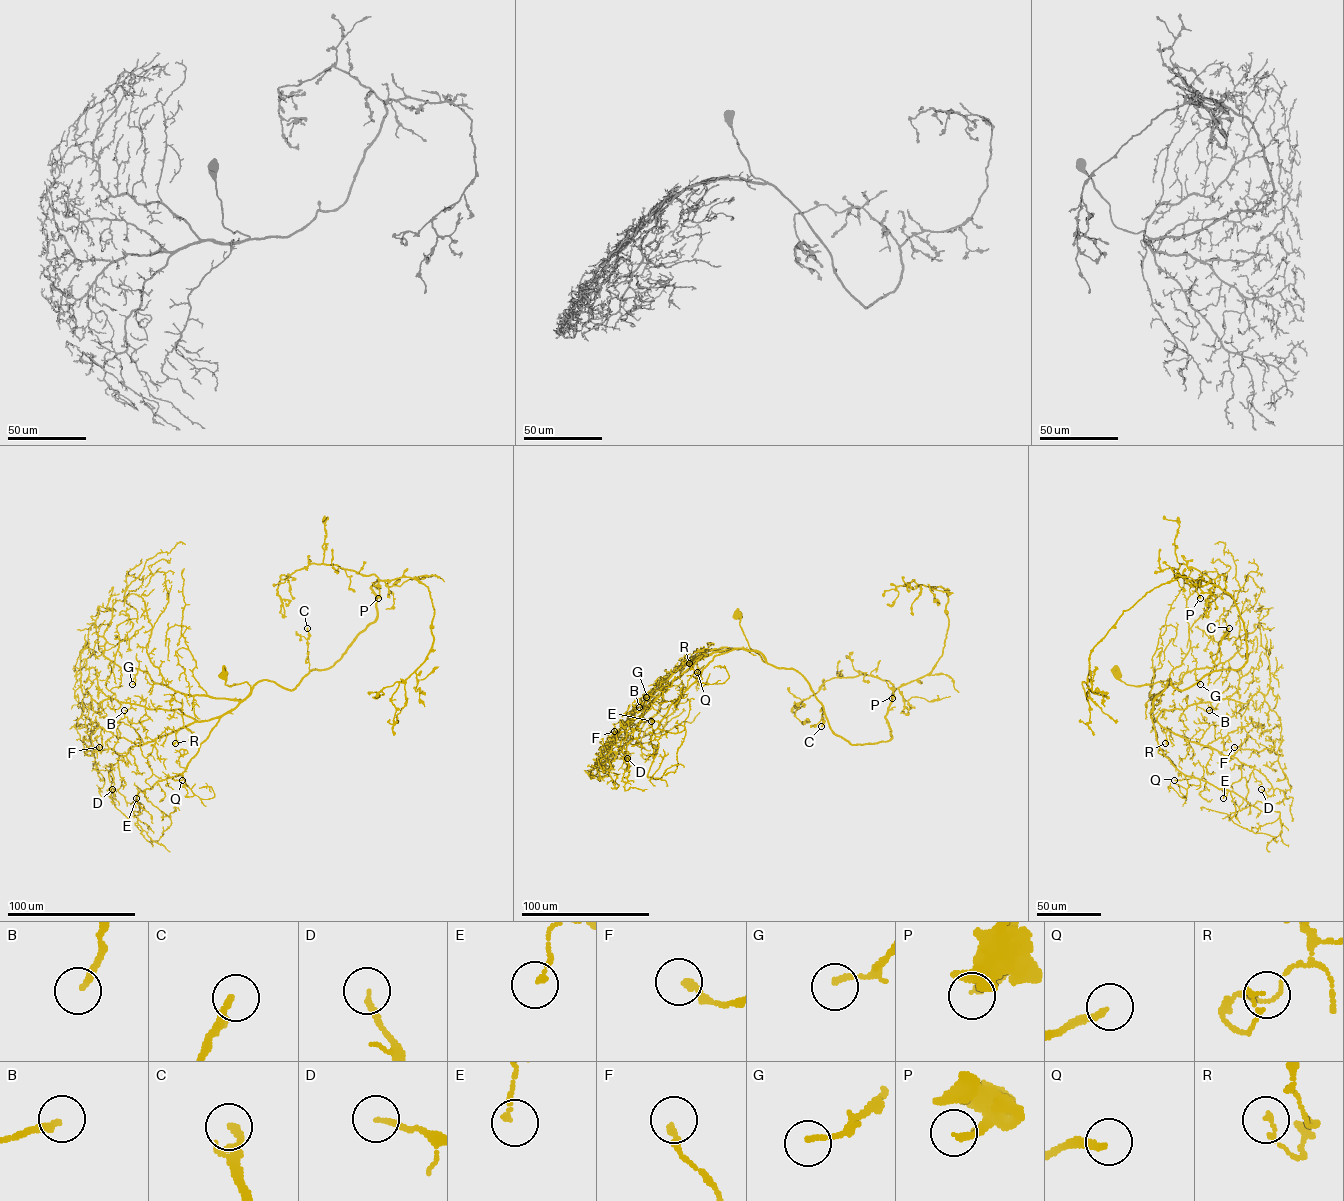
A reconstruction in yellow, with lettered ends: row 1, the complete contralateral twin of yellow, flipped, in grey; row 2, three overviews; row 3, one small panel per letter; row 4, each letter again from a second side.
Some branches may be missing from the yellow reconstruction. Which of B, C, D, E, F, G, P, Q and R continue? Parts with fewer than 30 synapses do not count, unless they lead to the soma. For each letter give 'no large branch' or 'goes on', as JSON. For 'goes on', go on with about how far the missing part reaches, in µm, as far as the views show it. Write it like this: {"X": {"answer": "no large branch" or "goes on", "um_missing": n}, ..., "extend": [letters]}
{"B": {"answer": "no large branch"}, "C": {"answer": "no large branch"}, "D": {"answer": "no large branch"}, "E": {"answer": "no large branch"}, "F": {"answer": "no large branch"}, "G": {"answer": "no large branch"}, "P": {"answer": "goes on", "um_missing": 20}, "Q": {"answer": "no large branch"}, "R": {"answer": "no large branch"}, "extend": ["P"]}

